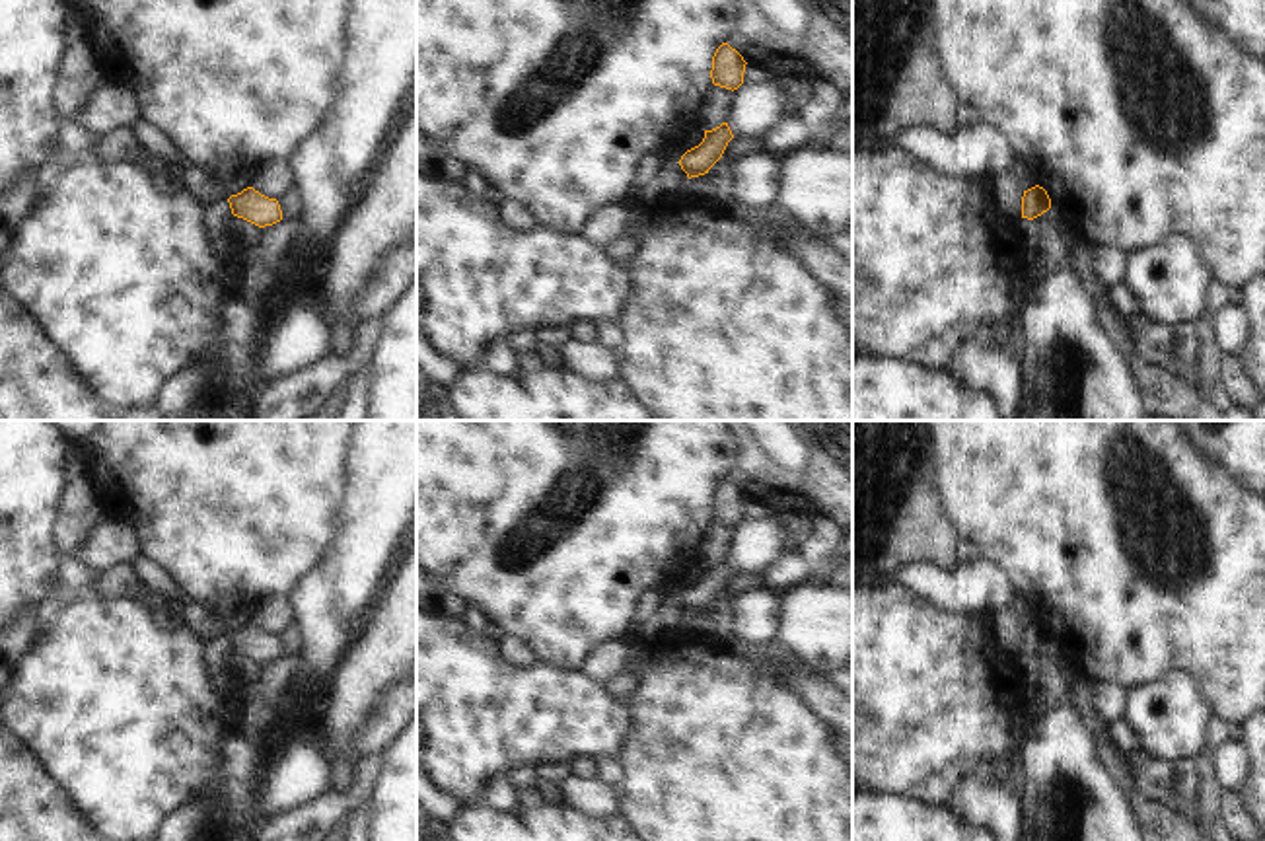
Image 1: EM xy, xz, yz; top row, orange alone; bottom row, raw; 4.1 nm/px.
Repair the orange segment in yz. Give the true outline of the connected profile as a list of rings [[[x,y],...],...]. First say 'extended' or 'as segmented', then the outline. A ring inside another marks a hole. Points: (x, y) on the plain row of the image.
as segmented; [[[1039,621],[1024,627],[1022,633],[1022,654],[1033,656],[1051,644],[1047,627]]]

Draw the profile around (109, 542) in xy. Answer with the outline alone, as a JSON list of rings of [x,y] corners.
[[[101,518],[88,539],[80,545],[74,559],[101,574],[119,563],[130,563],[140,553],[136,531],[126,522]]]

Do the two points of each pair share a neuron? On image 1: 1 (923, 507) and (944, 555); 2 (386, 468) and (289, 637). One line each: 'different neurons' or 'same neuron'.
1: same neuron
2: different neurons

